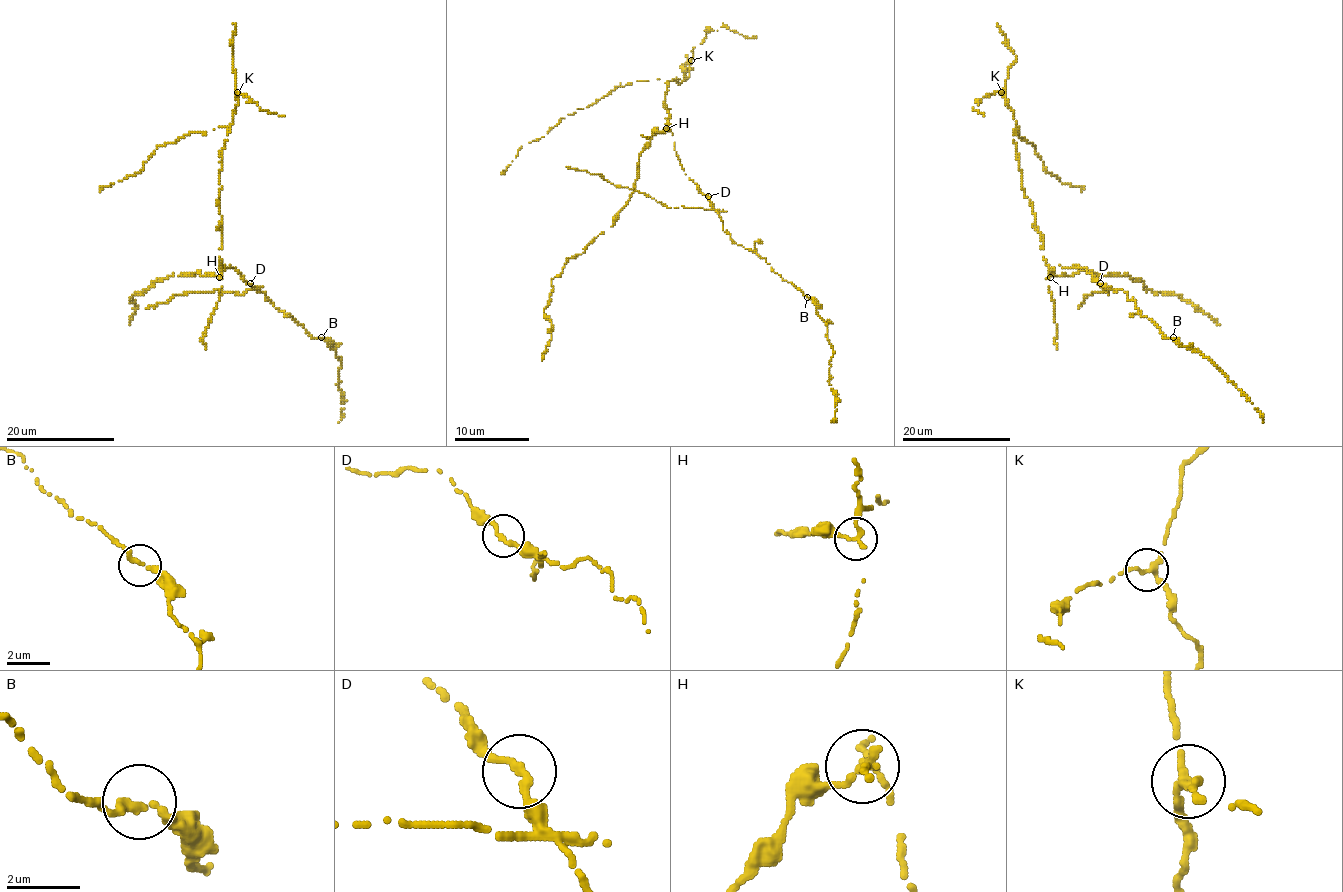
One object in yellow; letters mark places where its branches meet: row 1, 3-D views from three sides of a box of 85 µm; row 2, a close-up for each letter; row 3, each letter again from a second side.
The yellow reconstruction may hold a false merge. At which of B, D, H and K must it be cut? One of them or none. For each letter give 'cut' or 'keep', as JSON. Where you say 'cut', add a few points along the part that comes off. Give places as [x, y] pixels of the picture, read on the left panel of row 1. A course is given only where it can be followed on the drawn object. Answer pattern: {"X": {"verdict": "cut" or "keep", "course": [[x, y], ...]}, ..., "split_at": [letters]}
{"B": {"verdict": "keep"}, "D": {"verdict": "keep"}, "H": {"verdict": "cut", "course": [[220, 276], [197, 271], [156, 280], [134, 294], [130, 301], [136, 312], [129, 325]]}, "K": {"verdict": "keep"}, "split_at": ["H"]}

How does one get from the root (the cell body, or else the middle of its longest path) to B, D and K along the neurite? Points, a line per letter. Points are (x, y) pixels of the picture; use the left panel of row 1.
B: (221, 267), (236, 268), (254, 289), (259, 291), (260, 289), (275, 308), (296, 320), (311, 336), (321, 337)
D: (221, 267), (236, 268), (250, 283)
K: (221, 267), (220, 222), (223, 219), (217, 205), (221, 187), (220, 152), (236, 110), (237, 92)

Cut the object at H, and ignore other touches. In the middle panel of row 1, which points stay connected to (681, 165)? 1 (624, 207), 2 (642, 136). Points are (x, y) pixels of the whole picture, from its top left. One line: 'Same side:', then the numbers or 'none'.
Same side: 2

